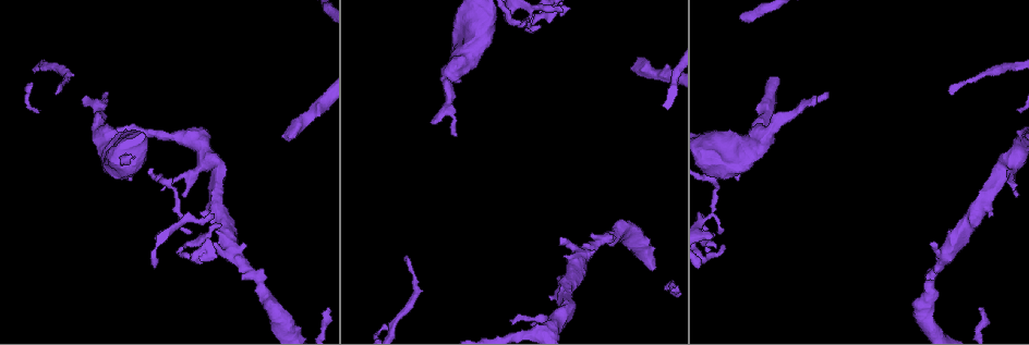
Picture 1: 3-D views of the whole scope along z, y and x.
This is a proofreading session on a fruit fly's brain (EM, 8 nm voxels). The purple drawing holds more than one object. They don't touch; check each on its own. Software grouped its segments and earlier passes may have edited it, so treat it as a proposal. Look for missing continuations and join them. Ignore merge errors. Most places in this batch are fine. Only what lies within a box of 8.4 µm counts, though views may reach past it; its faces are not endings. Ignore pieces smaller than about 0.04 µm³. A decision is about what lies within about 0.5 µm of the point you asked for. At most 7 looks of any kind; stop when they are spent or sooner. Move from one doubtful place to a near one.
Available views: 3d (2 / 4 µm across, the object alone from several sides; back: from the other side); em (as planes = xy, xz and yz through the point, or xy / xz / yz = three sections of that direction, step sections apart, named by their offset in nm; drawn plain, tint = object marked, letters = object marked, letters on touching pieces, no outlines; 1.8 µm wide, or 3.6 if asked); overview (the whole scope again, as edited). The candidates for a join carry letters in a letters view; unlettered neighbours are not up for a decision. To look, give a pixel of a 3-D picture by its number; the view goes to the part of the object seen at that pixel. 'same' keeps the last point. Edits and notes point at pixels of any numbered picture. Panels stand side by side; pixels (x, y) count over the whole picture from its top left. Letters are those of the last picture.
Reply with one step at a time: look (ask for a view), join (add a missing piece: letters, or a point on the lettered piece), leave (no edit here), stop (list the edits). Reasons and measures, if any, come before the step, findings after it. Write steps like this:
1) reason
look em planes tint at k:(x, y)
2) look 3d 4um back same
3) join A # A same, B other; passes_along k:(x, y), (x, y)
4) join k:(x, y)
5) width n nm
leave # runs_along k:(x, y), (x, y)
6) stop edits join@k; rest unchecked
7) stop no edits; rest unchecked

stops while still wide
look em yz step 8 tint at 1:(215, 242)

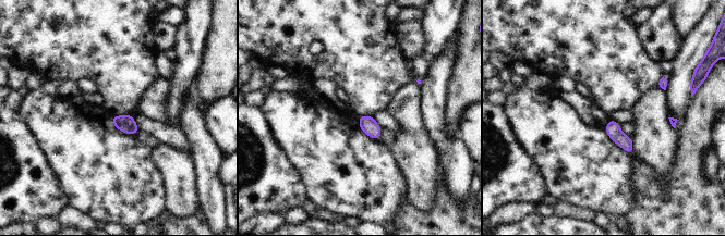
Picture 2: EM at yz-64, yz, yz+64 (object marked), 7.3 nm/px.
look em planes letters same

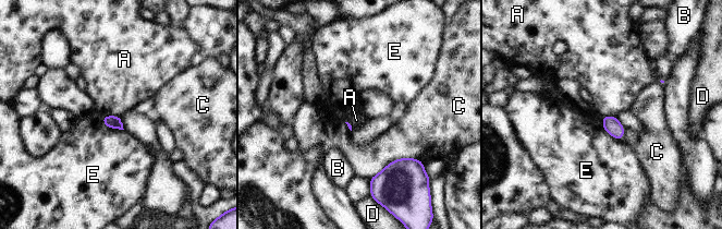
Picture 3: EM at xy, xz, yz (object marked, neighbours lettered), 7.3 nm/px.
leave # A other, B other, C other, D other, E other; none of them fits

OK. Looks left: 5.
free end
look em planes letters at 1:(183, 246)

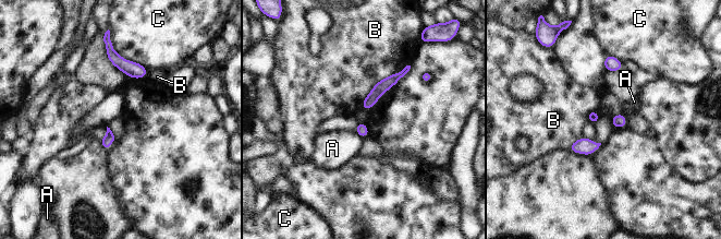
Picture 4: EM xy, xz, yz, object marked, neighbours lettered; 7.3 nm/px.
leave # A other, B other, C other; none of them fits

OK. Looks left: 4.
look em yz step 16 plain at 1:(434, 119)

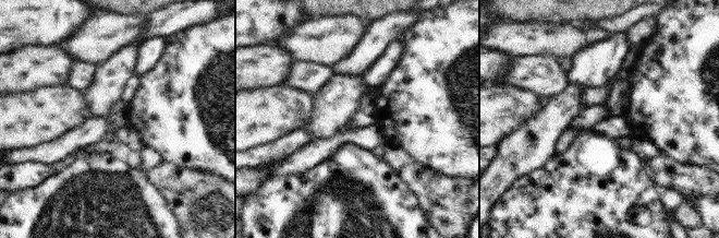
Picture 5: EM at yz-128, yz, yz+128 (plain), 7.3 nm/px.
what lies round it
look em yz step 16 letters same

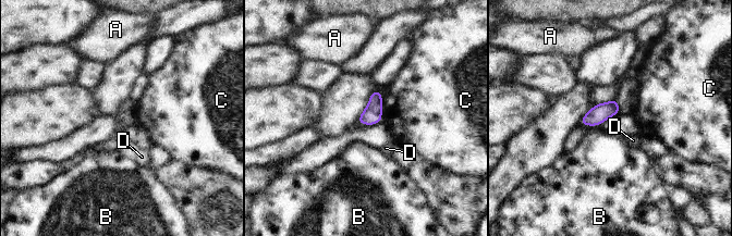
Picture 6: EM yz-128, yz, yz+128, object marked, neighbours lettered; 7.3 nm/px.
leave # A other, B other, C other, D other; border 6:(382, 92), (382, 119), (380, 121); no lettered piece goes on from it

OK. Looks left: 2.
stop no edits; rest unchecked

